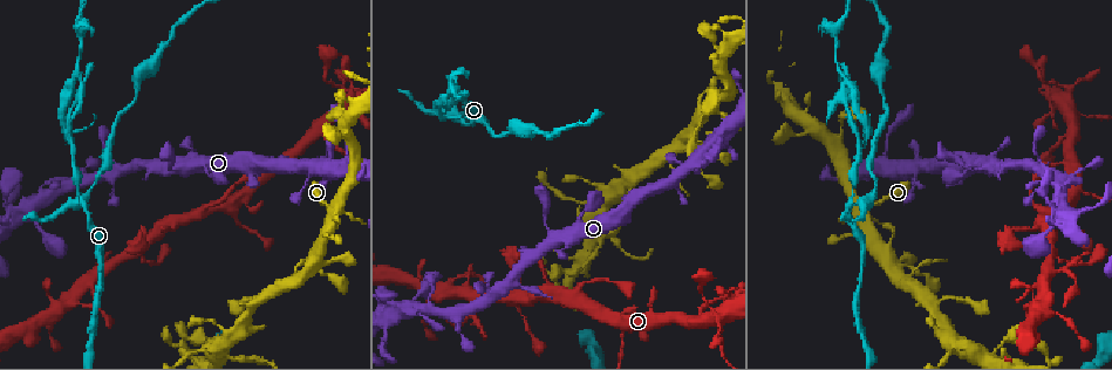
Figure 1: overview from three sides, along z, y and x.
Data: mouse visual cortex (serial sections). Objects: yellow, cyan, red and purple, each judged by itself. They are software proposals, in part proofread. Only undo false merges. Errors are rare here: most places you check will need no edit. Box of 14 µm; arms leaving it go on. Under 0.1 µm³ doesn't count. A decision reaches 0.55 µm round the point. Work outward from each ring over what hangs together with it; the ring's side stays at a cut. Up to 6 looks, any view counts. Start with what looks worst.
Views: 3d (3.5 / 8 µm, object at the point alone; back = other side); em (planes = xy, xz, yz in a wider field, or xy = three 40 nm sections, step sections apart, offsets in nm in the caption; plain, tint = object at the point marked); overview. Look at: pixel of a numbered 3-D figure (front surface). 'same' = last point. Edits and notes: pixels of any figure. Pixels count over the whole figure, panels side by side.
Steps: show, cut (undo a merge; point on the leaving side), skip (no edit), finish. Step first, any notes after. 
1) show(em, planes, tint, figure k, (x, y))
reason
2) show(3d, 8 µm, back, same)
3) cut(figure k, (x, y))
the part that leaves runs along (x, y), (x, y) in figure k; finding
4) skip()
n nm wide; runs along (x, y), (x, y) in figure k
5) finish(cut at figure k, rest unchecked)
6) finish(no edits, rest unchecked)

show(3d, 3.5 µm, figure 1, (81, 204))
four-way junction

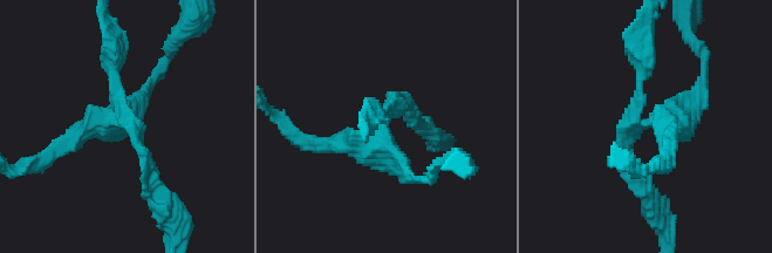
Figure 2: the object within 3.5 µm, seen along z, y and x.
show(em, xy, step 1, tint, figure 2, (392, 108))
4 arms; arms of 150, 150, 300, 350 nm; need the tissue

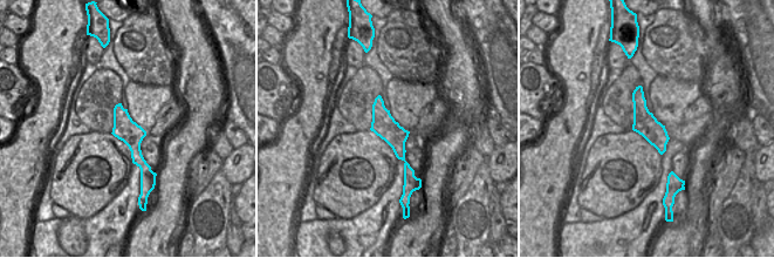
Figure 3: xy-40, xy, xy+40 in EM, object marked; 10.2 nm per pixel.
skip()
runs along (650, 187), (623, 137), (692, 101) in figure 2; continuous, no second cell

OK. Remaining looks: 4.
show(3d, 8 µm, figure 1, (71, 143))
two arms at a narrow angle

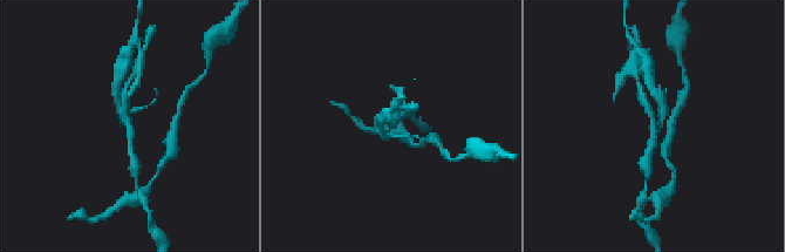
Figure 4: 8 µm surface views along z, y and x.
show(3d, 3.5 µm, figure 4, (656, 126))

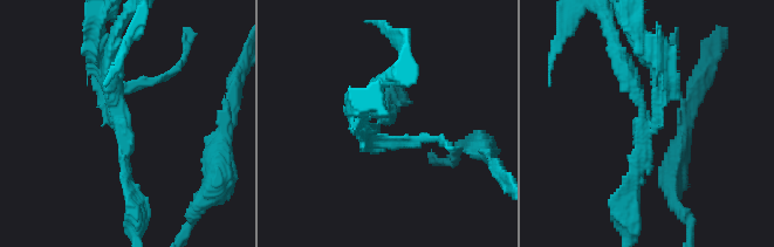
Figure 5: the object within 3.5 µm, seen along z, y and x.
skip()
arms of 150, 200, 200 nm; runs along (137, 204), (97, 67) in figure 5; all the same cell

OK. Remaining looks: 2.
finish(no edits, rest unchecked)

